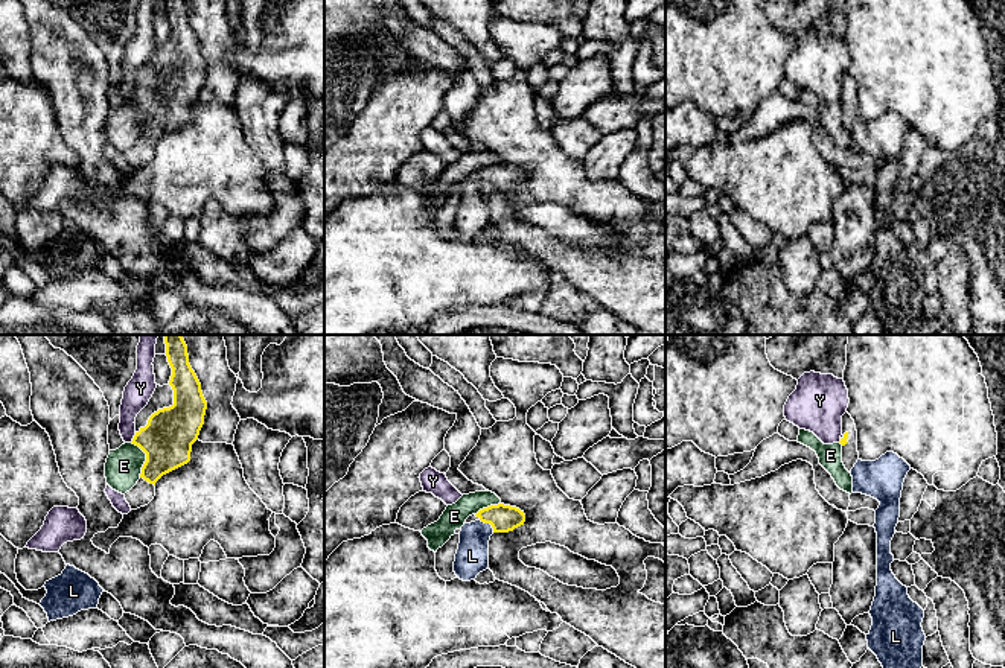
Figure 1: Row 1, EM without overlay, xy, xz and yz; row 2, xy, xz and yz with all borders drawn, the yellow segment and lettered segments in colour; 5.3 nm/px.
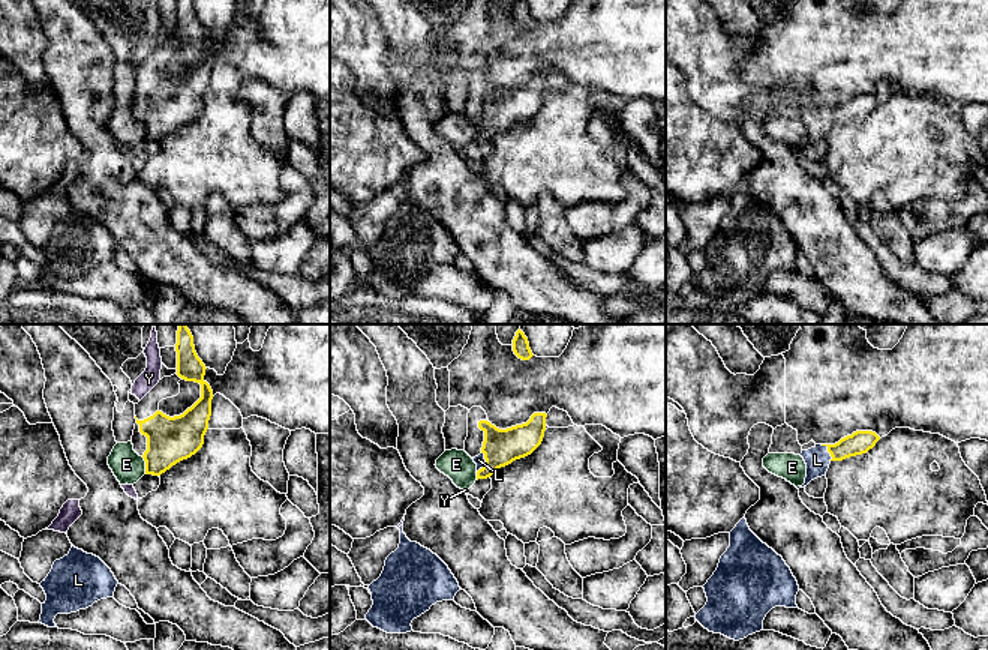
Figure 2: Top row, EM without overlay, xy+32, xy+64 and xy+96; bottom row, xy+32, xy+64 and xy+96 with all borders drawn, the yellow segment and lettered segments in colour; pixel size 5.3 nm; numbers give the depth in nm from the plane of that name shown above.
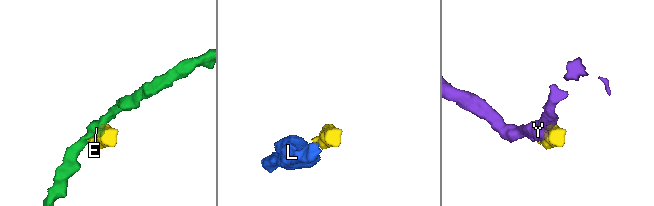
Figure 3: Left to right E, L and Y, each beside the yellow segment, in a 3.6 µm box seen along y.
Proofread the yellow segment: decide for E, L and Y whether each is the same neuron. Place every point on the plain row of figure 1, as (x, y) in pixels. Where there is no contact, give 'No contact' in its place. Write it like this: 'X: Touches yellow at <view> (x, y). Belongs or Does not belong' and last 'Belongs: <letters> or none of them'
E: Touches yellow at xy (146, 117). Does not belong
L: Touches yellow at xz (489, 181). Belongs
Y: Touches yellow at xy (134, 96). Does not belong
Belongs: L

